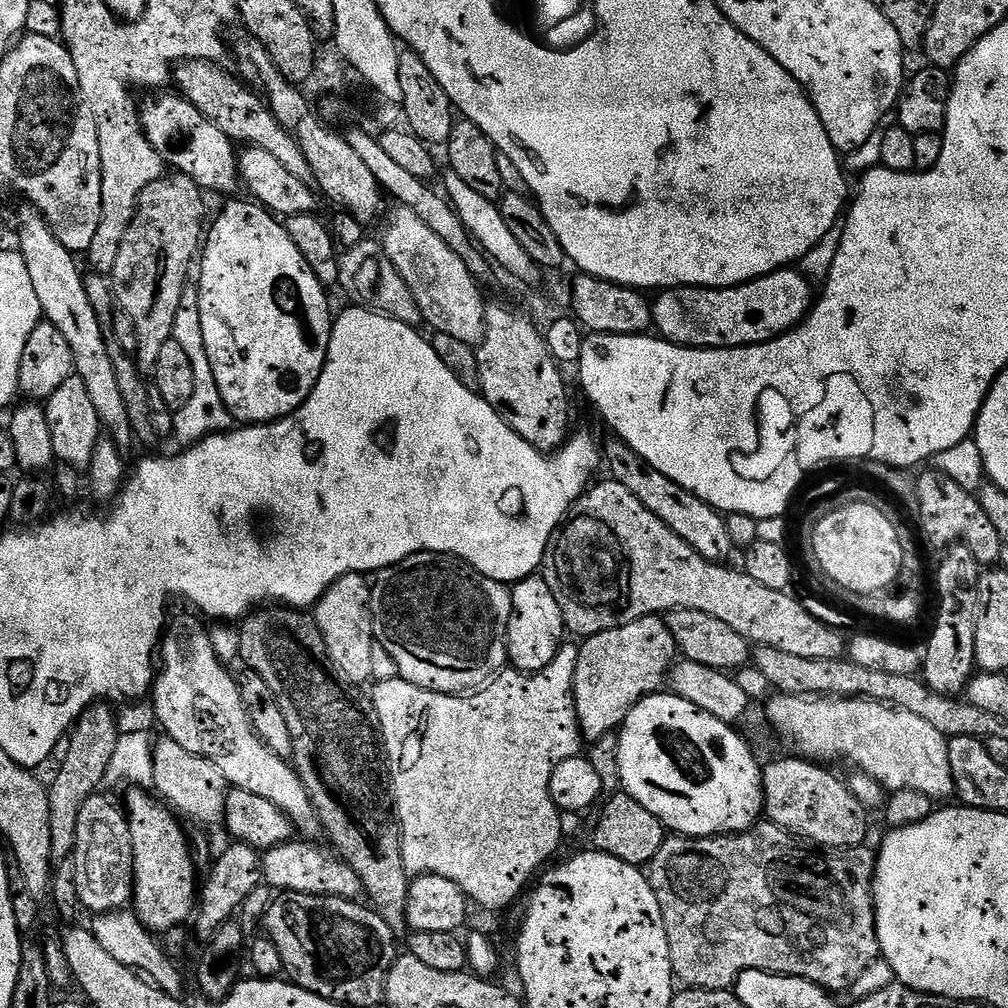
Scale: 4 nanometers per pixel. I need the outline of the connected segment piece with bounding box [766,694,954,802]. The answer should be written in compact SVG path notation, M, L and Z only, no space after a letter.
M776 694L767 701L768 720L772 723L772 728L780 736L785 736L794 747L797 748L799 755L804 758L811 758L816 762L828 762L824 760L845 760L848 764L853 764L856 772L864 772L870 778L874 778L889 793L908 789L918 791L922 795L931 797L933 801L939 802L943 796L952 796L954 792L954 778L950 774L950 758L948 757L948 740L930 722L922 722L922 718L916 717L909 712L903 712L901 708L893 708L886 704L880 704L876 700L850 700L847 698L829 698L826 696L786 696Z

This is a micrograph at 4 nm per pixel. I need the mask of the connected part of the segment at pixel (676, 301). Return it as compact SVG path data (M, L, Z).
M787 267L733 288L670 288L655 297L652 323L663 339L684 348L749 348L752 344L776 340L783 332L798 327L812 310L814 292L812 296L811 287L803 272Z

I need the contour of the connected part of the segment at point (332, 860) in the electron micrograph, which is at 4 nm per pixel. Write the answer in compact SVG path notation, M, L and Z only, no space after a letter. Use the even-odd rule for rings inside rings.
M293 838L285 844L267 849L262 856L262 880L269 888L280 892L301 892L319 896L337 896L343 900L359 901L364 887L354 870L339 855L315 848L304 838Z

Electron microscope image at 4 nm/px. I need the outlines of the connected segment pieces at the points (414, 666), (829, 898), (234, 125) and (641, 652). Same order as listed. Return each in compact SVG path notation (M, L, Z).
M419 552L380 569L371 589L372 635L376 637L371 672L375 681L399 677L431 692L468 694L487 685L509 663L507 634L512 596L509 585L486 578L486 574L474 570L464 560L441 552Z
M760 822L746 832L733 832L730 836L677 836L669 835L652 859L650 871L647 873L654 894L658 898L658 906L662 910L662 922L666 926L666 938L670 946L670 962L672 975L681 985L688 988L705 988L711 992L723 992L731 989L742 973L750 970L772 972L776 976L797 976L809 980L829 993L847 993L851 989L854 978L870 966L880 956L880 943L876 933L876 911L872 897L872 879L876 873L876 852L868 846L858 848L825 848L809 846L801 842L789 832L783 832L777 824Z
M185 60L174 68L174 84L177 84L179 95L194 105L222 134L240 146L251 146L266 150L266 154L274 154L294 178L312 180L310 162L306 162L306 154L302 154L302 146L296 141L295 135L274 118L267 103L259 95L251 92L249 85L241 79L235 80L228 72L220 69L219 63L211 60Z
M660 616L638 618L638 622L589 636L579 649L572 693L580 734L588 742L602 738L602 734L616 732L633 706L642 702L642 698L655 696L661 691L678 656L668 621Z

